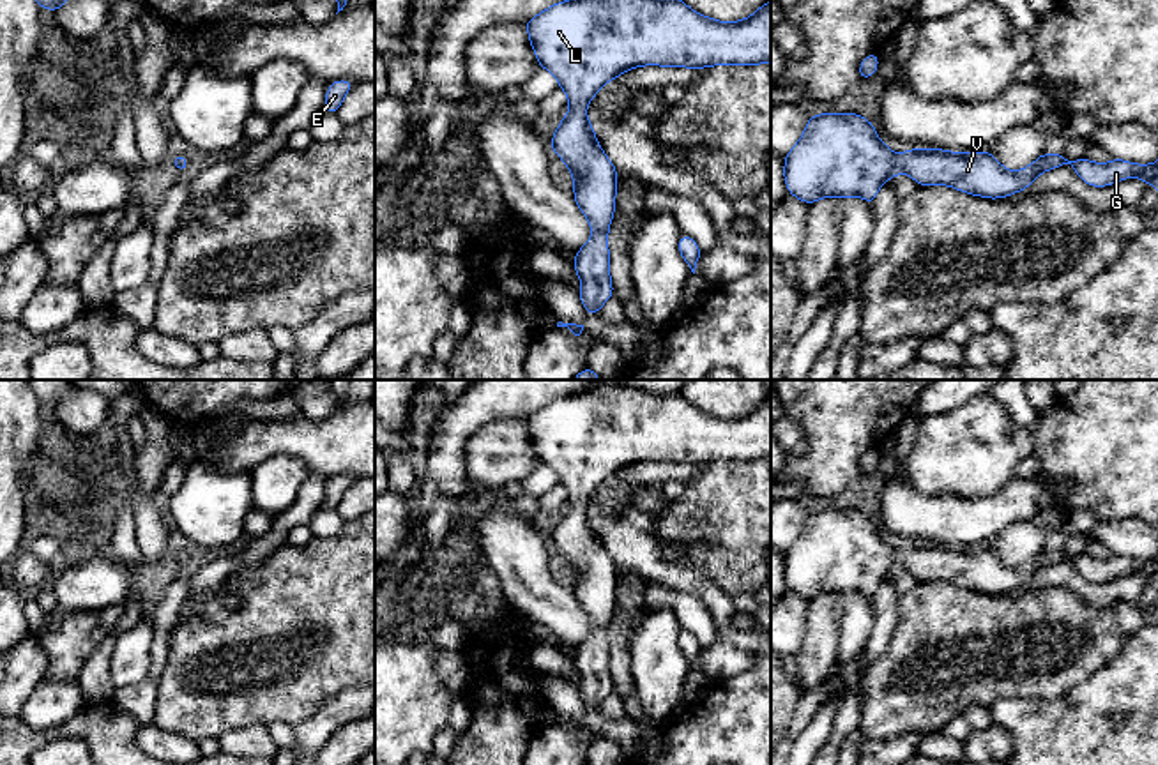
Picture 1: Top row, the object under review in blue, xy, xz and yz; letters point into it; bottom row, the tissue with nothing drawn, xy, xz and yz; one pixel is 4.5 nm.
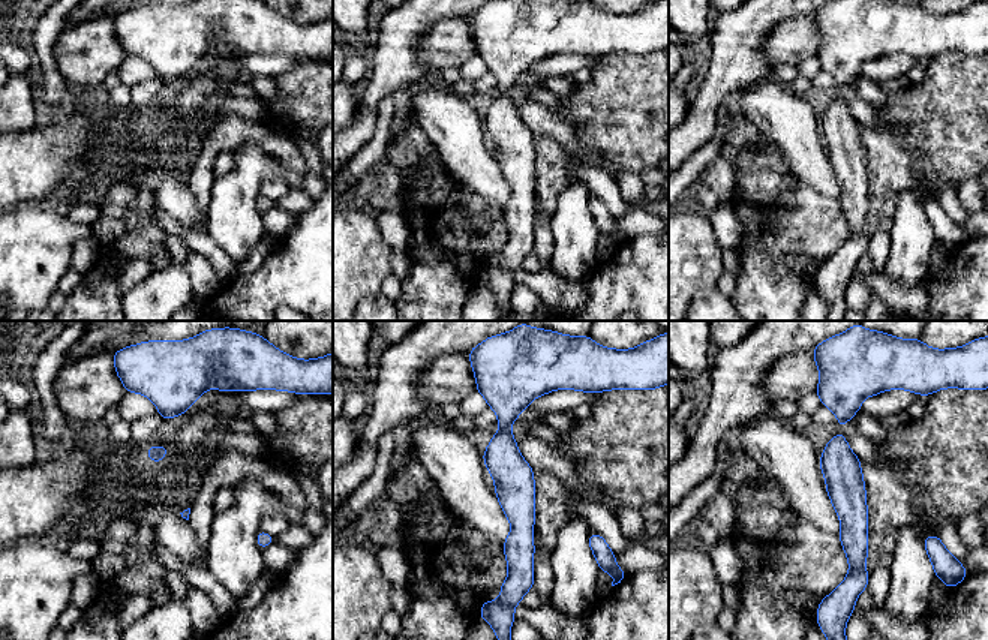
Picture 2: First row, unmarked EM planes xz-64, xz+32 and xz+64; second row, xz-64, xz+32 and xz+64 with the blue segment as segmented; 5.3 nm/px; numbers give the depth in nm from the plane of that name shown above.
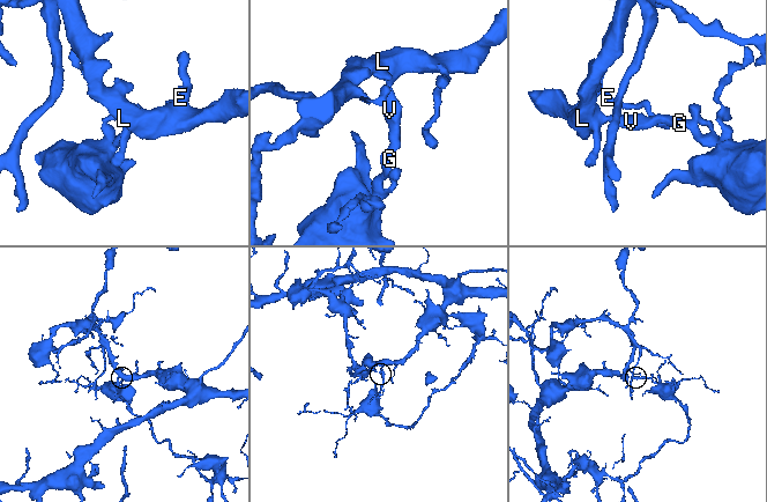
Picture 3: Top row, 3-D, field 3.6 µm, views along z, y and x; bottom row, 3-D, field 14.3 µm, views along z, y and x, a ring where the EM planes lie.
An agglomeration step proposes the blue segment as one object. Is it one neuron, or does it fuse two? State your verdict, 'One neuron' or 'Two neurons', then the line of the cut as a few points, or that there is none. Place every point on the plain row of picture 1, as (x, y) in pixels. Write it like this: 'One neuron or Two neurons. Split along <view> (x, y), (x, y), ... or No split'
One neuron. No split

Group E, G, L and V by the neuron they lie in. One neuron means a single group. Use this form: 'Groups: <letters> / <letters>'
Groups: E G L V

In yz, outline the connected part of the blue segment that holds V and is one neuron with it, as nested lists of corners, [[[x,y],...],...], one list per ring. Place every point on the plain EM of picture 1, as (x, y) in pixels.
[[[857,509],[810,512],[783,558],[789,590],[806,601],[829,592],[861,592],[873,601],[879,583],[896,569],[910,571],[919,583],[951,581],[990,595],[1008,594],[1027,585],[1040,569],[1064,560],[1093,583],[1107,583],[1130,572],[1158,583],[1158,558],[1112,555],[1100,560],[1084,553],[1068,557],[1061,548],[1054,548],[1041,549],[1020,567],[1008,567],[988,546],[962,549],[910,544],[896,551],[879,535],[873,519]]]

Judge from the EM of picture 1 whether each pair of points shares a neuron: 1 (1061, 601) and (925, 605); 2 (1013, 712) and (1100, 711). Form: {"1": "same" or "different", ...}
{"1": "same", "2": "same"}

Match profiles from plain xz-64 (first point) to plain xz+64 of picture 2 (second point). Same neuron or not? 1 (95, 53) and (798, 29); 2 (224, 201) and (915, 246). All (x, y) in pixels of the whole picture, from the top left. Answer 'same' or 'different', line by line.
1: same
2: same

